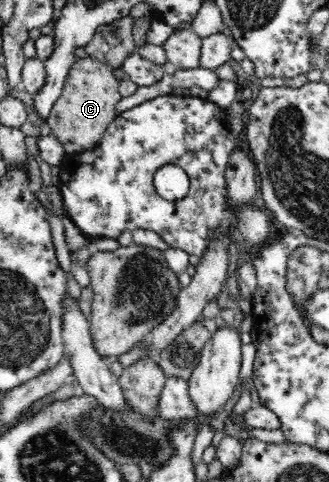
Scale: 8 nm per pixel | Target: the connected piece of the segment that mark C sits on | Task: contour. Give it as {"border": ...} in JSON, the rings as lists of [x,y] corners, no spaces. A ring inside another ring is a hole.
{"border":[[[89,56],[76,59],[65,79],[62,95],[45,122],[67,153],[87,151],[99,144],[104,130],[116,117],[115,104],[121,100],[118,86],[119,80],[107,63]]]}

